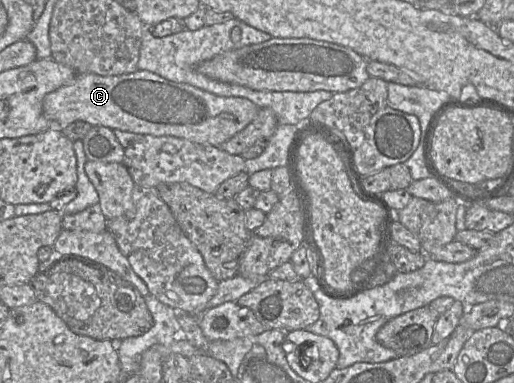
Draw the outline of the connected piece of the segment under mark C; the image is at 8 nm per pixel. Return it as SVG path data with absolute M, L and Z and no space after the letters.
M147 70L112 76L77 74L71 83L48 93L42 107L44 115L55 127L81 120L92 126L142 135L174 136L215 147L243 130L259 111L259 107L246 98L218 96Z

